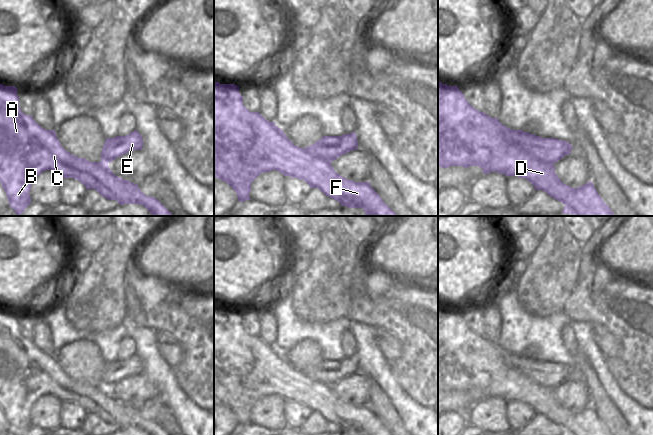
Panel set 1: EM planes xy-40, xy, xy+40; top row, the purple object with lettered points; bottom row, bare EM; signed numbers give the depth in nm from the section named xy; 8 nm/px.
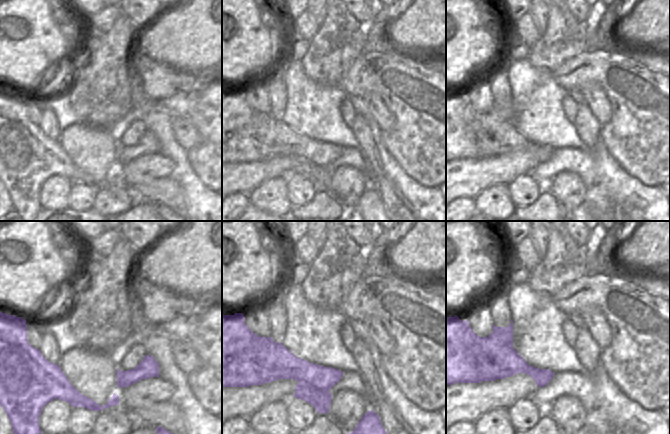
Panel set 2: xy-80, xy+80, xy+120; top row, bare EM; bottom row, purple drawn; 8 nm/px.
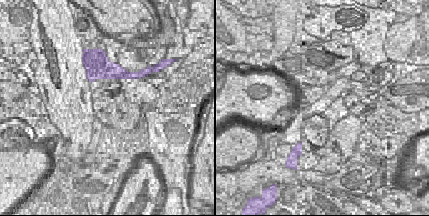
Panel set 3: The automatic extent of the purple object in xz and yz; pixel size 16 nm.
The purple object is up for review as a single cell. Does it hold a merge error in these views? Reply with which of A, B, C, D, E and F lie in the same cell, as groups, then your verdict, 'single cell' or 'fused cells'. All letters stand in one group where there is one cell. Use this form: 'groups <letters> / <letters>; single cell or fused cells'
groups A B C D F / E; fused cells

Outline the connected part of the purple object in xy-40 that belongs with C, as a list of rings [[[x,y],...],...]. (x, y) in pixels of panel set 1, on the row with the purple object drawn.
[[[0,84],[0,183],[9,206],[18,216],[31,203],[31,183],[46,170],[56,172],[62,178],[74,178],[84,184],[87,190],[92,188],[104,198],[116,200],[120,205],[140,204],[151,216],[174,216],[159,200],[146,196],[137,184],[116,176],[106,162],[90,162],[74,156],[62,148],[57,139],[55,130],[42,128],[33,116],[21,111],[15,86]]]

